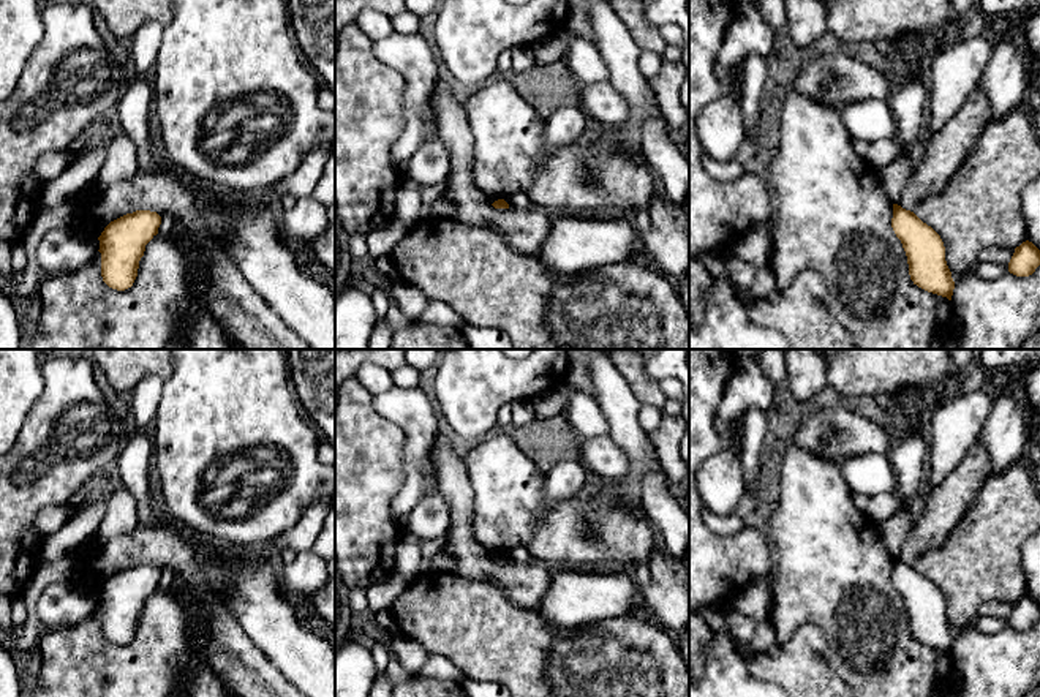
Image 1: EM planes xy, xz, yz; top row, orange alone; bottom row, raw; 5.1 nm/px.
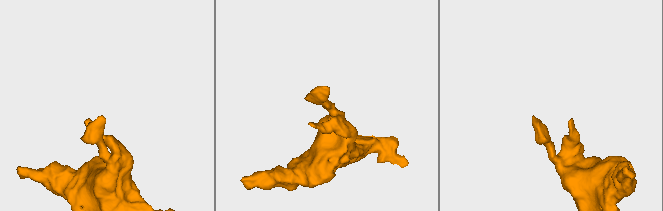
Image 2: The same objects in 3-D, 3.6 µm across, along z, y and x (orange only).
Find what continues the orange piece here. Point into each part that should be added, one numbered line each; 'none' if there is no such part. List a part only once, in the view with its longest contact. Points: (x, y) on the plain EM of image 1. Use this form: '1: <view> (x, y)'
none

